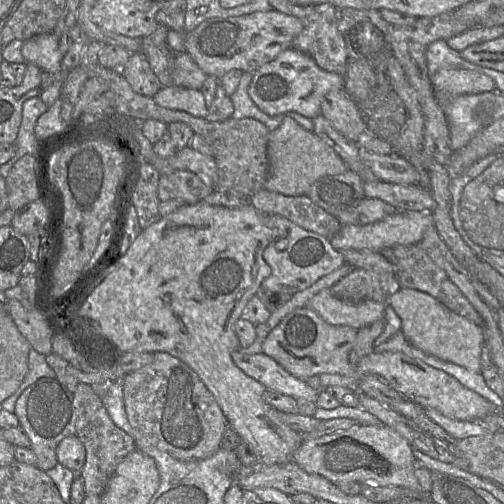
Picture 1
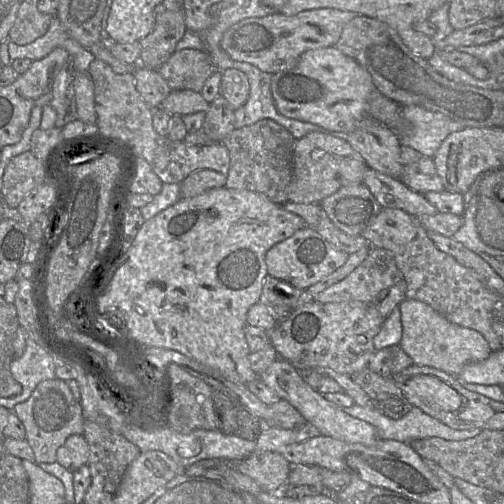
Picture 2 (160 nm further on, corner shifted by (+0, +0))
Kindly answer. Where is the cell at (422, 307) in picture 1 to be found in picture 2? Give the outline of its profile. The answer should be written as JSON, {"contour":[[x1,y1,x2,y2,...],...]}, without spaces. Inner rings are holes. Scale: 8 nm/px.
{"contour":[[406,298,399,304,399,308,403,328,400,347,412,359,412,364,437,368,457,377,465,365,483,361,492,352,488,342,479,332,450,322,422,301]]}

